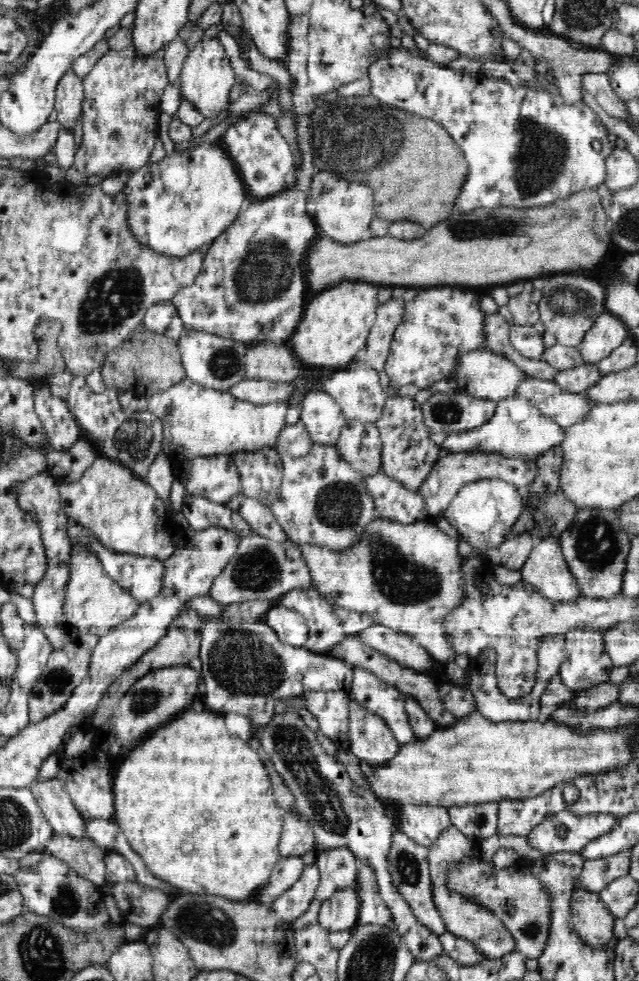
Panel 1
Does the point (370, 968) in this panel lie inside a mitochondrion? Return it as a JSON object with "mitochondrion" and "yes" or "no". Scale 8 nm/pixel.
{"mitochondrion":"yes"}

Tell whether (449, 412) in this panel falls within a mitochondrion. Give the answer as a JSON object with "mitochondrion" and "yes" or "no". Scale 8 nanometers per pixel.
{"mitochondrion":"yes"}

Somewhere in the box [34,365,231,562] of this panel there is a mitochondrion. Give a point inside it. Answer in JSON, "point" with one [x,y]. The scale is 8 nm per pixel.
{"point":[134,438]}

